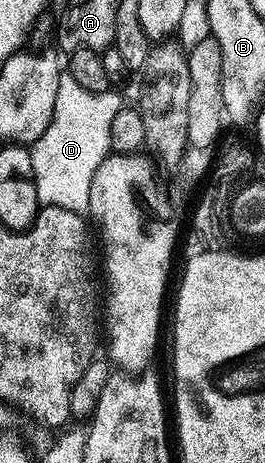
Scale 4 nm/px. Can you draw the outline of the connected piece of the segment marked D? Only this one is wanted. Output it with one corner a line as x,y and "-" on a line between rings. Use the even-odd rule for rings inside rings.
66,70
60,71
57,102
53,106
53,118
49,122
49,130
45,130
45,134
41,134
41,138
37,138
35,143
30,145
40,205
61,206
65,210
73,210
80,214
88,211
89,186
93,182
93,174
97,166
101,166
101,162
107,159
111,152
109,126
113,126
113,118
117,118
117,114
125,107
125,100
122,100
117,92
115,90
90,92
82,88

